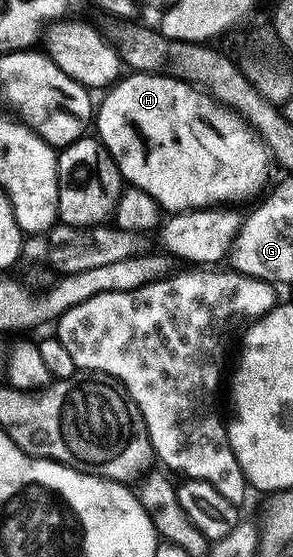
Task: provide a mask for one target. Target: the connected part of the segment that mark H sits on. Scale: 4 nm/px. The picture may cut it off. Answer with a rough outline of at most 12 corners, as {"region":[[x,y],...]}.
{"region":[[128,73],[94,111],[165,212],[240,205],[274,160],[238,112]]}

